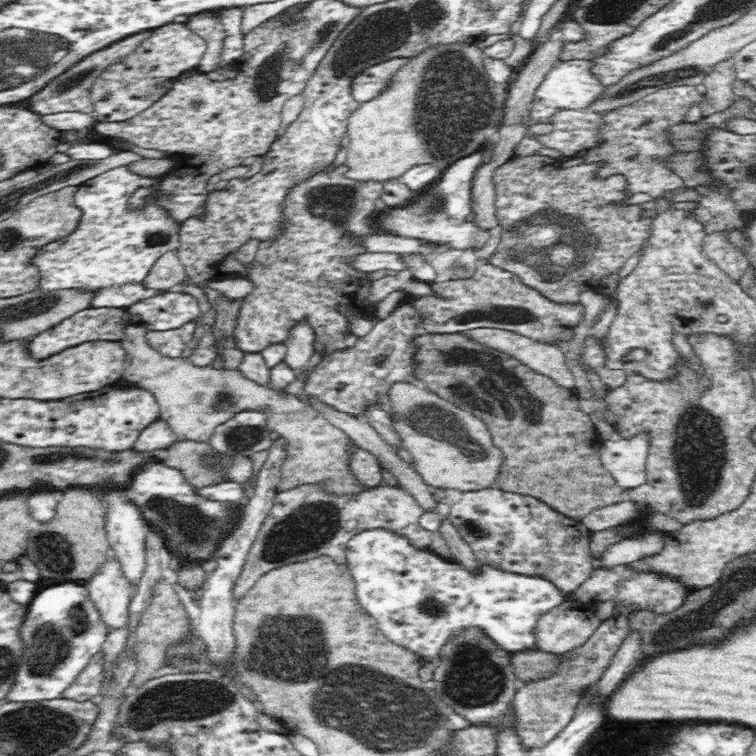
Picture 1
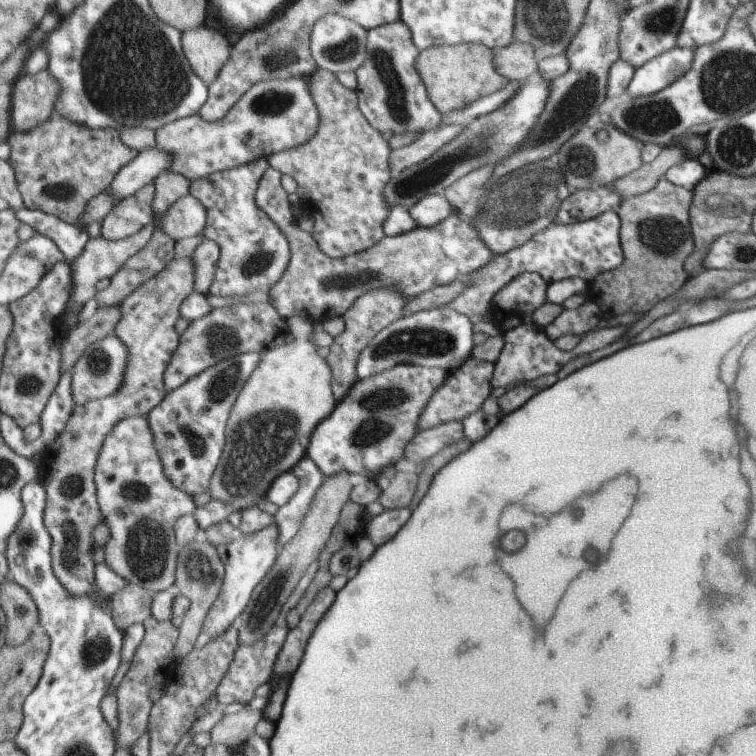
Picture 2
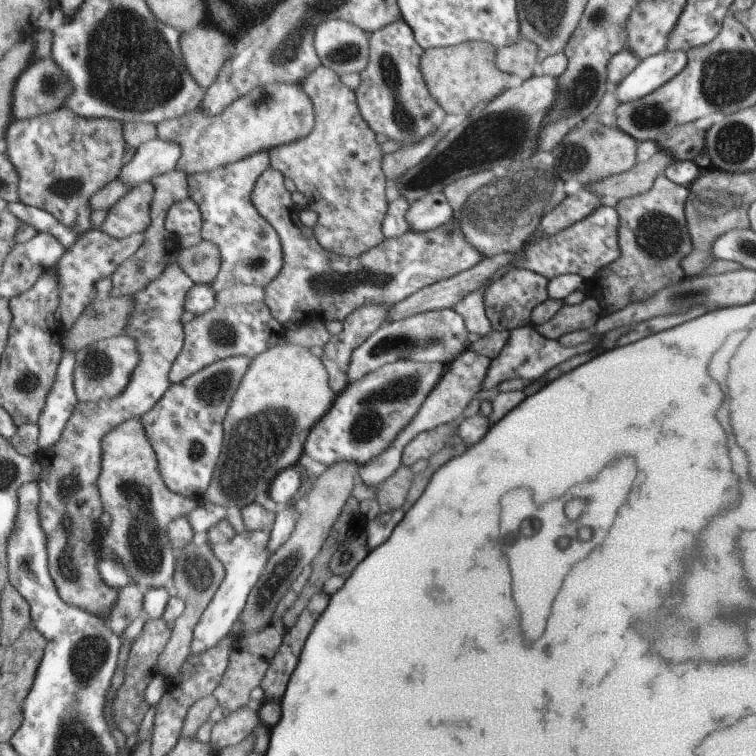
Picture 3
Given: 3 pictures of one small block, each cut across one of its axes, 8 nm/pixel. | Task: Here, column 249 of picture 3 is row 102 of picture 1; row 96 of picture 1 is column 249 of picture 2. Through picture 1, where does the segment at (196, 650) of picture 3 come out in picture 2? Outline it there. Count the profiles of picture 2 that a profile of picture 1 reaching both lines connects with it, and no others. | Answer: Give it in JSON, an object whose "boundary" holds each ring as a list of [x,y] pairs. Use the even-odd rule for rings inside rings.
{"boundary":[[[273,522],[249,536],[237,534],[235,540],[231,540],[225,546],[217,546],[215,550],[219,554],[219,562],[225,568],[223,588],[219,588],[219,596],[215,596],[211,612],[207,612],[205,620],[197,628],[195,648],[203,648],[205,644],[211,644],[211,640],[215,640],[217,636],[223,636],[223,632],[227,632],[227,628],[231,628],[231,624],[235,624],[237,618],[247,610],[247,604],[251,604],[255,588],[259,588],[259,584],[267,578],[267,572],[275,568],[275,560],[279,560],[279,530]]]}

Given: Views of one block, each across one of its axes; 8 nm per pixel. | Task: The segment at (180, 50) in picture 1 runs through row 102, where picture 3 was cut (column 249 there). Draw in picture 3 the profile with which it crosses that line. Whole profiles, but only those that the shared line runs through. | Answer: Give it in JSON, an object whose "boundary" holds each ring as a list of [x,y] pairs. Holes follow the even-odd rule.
{"boundary":[[[301,82],[263,84],[233,100],[225,112],[219,112],[213,118],[205,118],[195,112],[183,118],[167,120],[167,124],[159,124],[159,138],[181,146],[177,170],[189,178],[199,176],[199,172],[215,172],[215,168],[237,164],[239,160],[247,160],[247,156],[255,156],[255,152],[271,152],[273,148],[295,144],[295,140],[303,140],[315,132],[317,120],[315,104],[299,84]]]}

